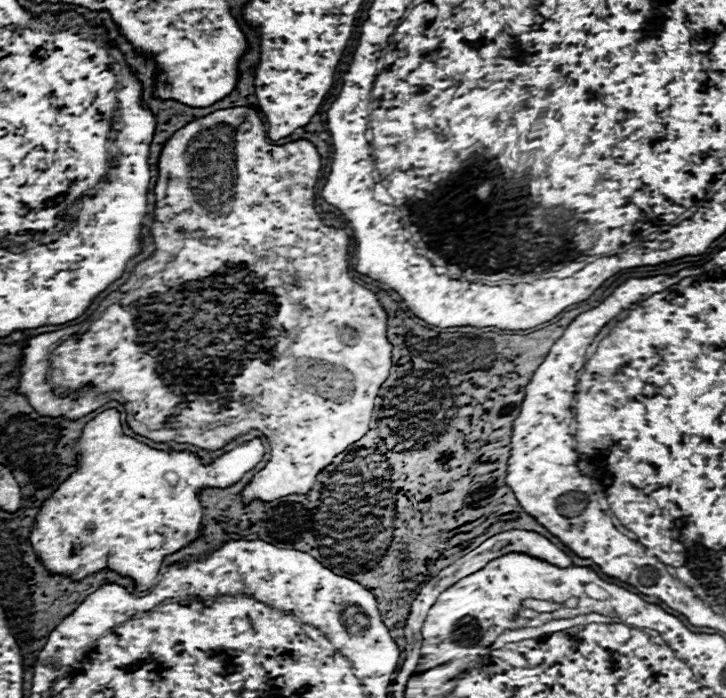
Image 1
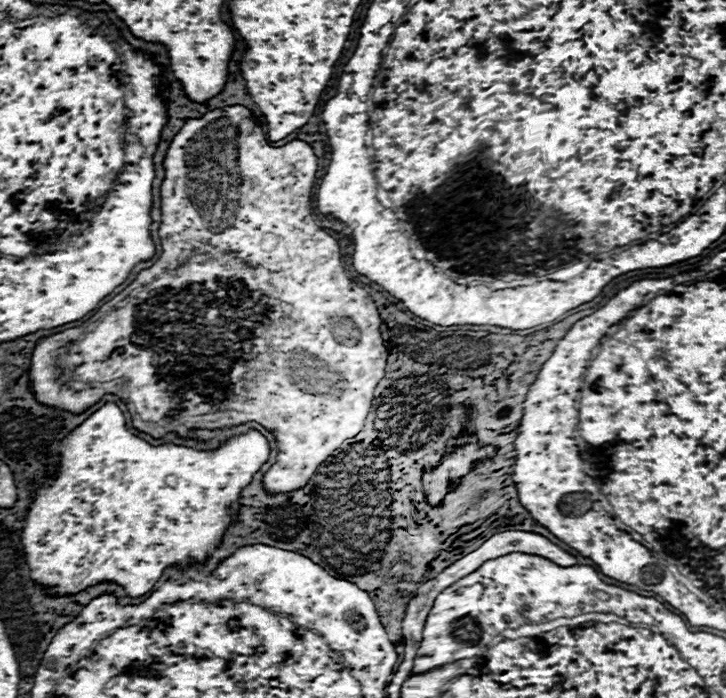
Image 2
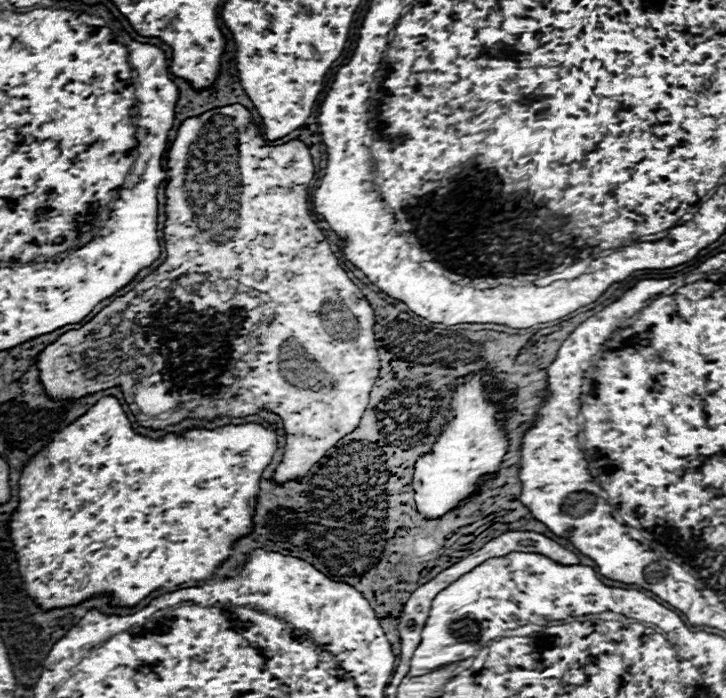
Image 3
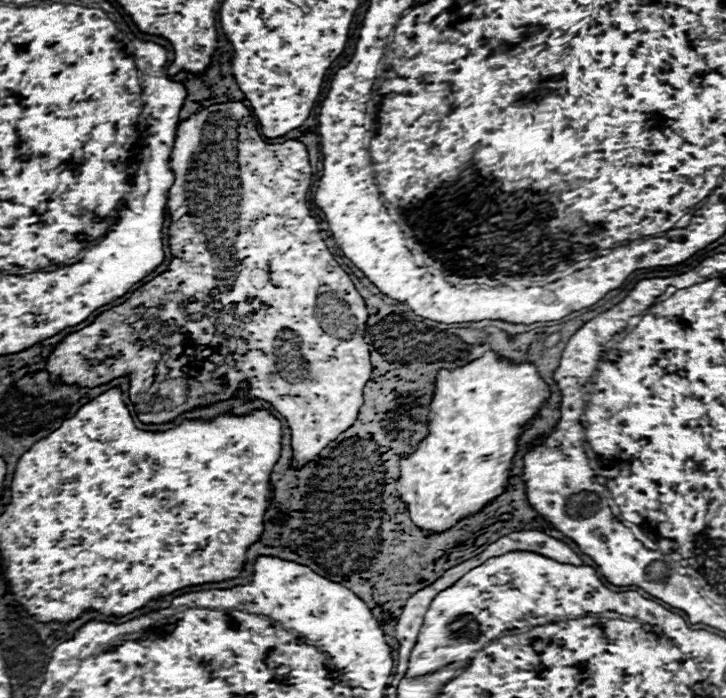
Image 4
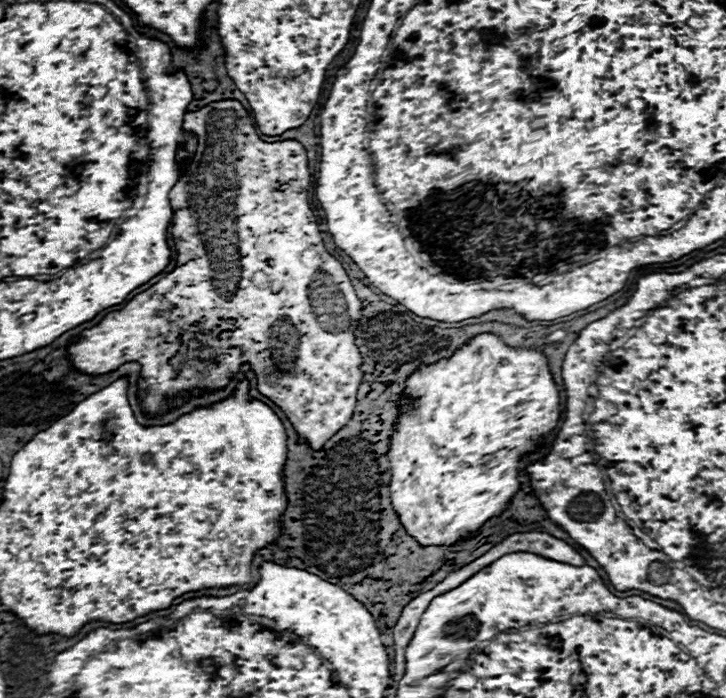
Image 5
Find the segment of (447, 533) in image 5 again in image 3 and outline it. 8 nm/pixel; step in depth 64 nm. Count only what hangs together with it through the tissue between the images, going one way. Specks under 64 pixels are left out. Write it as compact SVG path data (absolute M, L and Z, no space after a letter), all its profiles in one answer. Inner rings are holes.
M470 376L464 386L454 388L454 418L434 444L434 452L422 456L414 468L414 492L418 512L424 516L442 516L464 498L472 484L488 472L494 472L508 448L504 432L494 422L494 406L482 392L478 376Z

